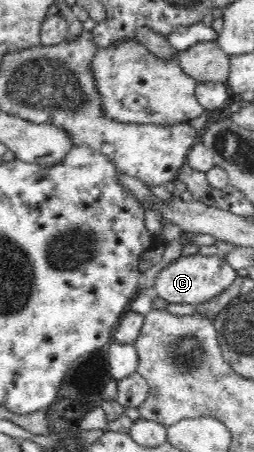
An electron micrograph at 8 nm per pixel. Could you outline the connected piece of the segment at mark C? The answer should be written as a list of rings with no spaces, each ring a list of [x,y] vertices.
[[[199,253],[193,255],[181,255],[173,260],[165,268],[160,270],[155,277],[153,293],[171,304],[203,304],[214,296],[221,294],[225,288],[229,288],[238,277],[237,273],[224,259],[223,254],[205,256]]]

